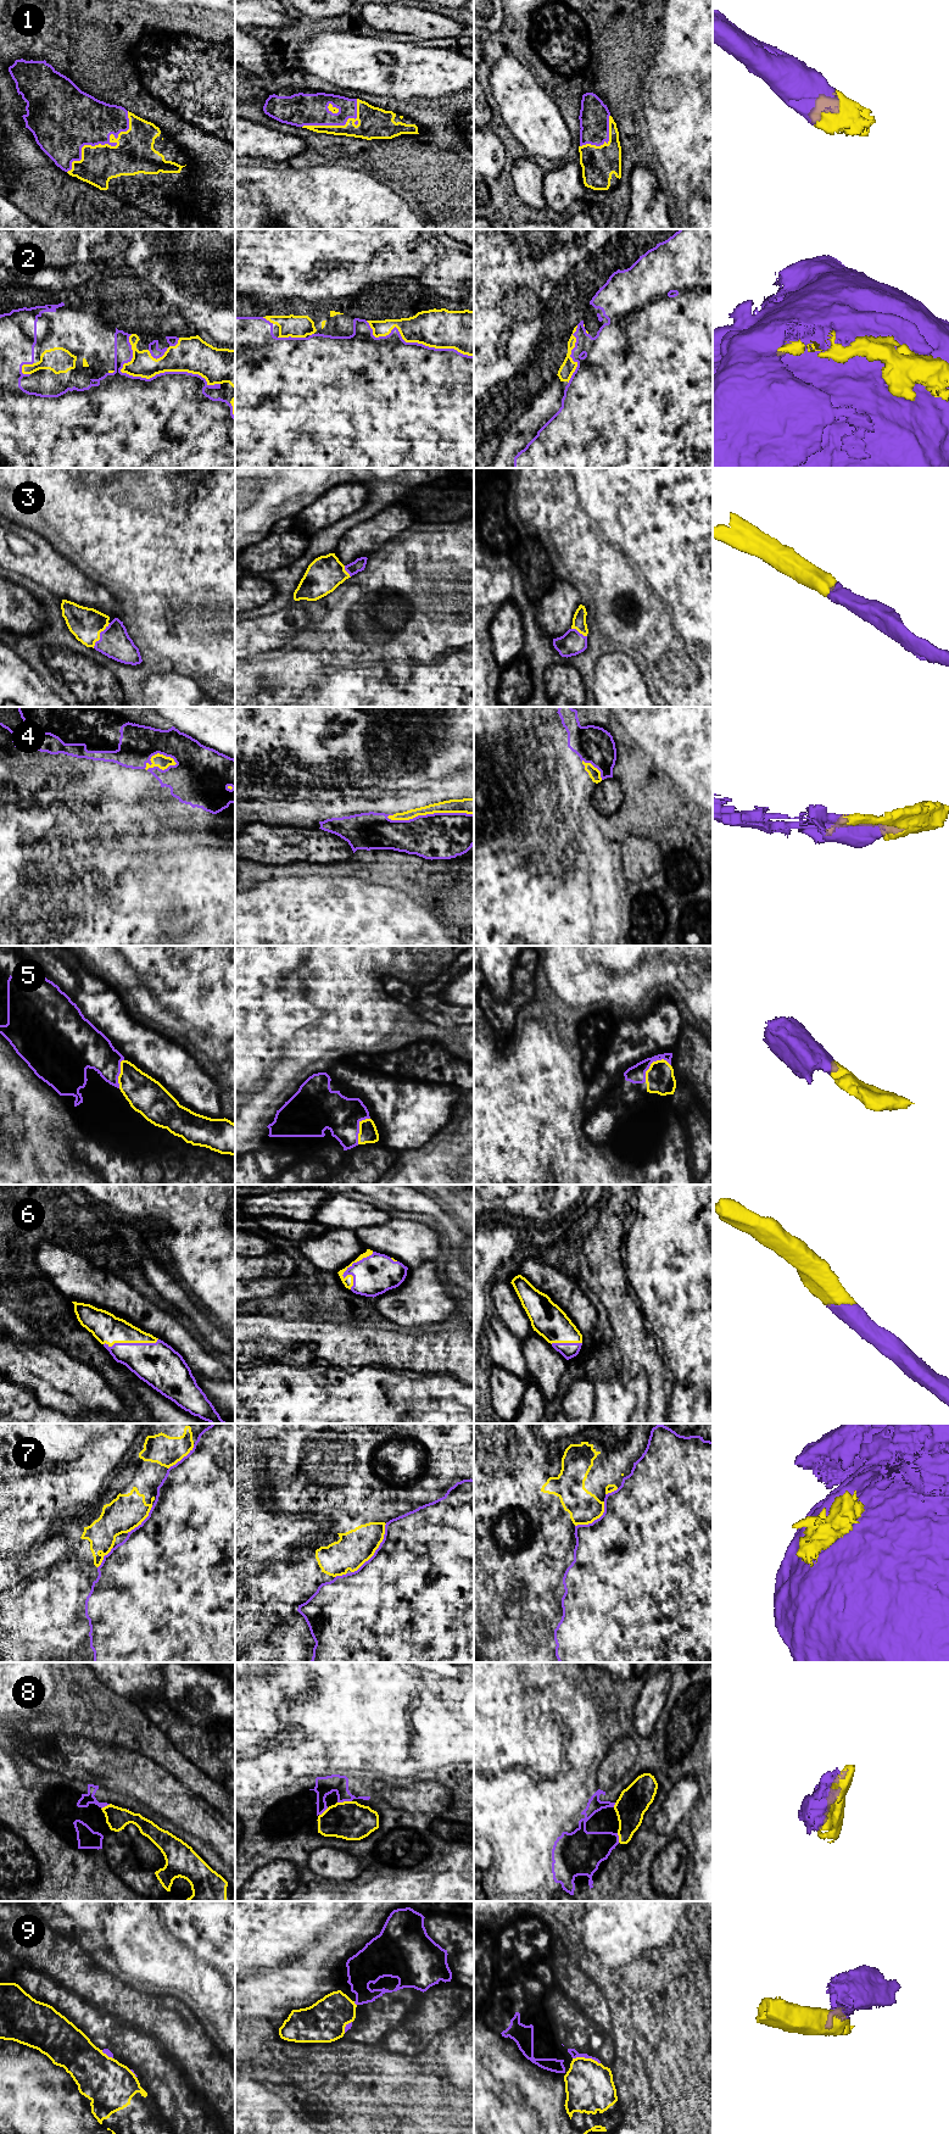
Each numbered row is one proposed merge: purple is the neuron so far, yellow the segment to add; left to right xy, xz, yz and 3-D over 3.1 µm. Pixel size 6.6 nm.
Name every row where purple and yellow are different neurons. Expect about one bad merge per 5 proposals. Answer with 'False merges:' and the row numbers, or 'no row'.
False merges: 8, 9

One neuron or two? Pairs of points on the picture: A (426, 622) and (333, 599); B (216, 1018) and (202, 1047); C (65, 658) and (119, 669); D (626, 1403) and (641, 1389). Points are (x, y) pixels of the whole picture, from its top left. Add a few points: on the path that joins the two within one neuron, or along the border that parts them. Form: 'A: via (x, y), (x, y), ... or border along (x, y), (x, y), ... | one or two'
A: border along (350, 586), (325, 614) | two
B: via (208, 1025), (202, 1032), (202, 1040) | one
C: border along (78, 652), (102, 664), (115, 677), (121, 689) | two
D: border along (624, 1385), (634, 1396), (634, 1410) | two

